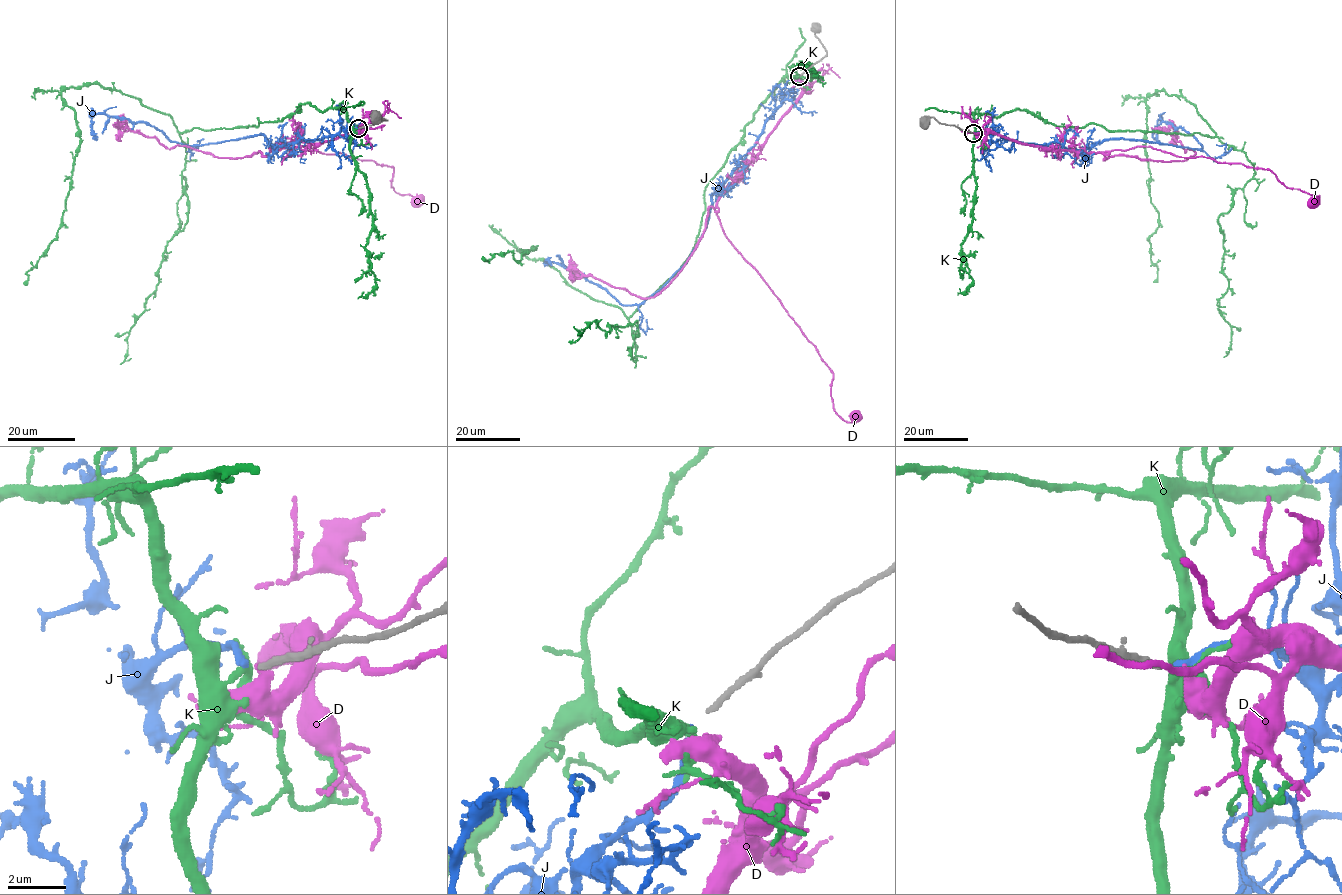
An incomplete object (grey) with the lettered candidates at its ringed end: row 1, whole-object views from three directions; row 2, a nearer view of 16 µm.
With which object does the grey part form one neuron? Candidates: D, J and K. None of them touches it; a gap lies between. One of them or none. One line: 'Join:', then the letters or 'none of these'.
Join: none of these

